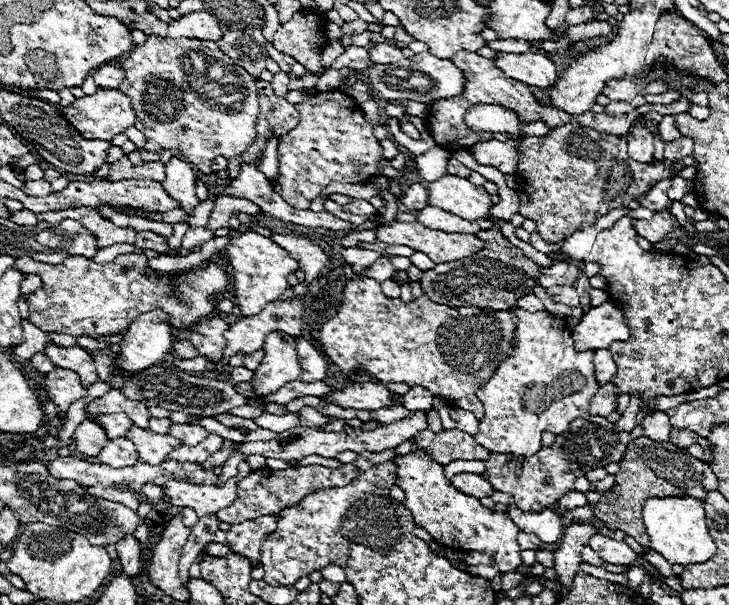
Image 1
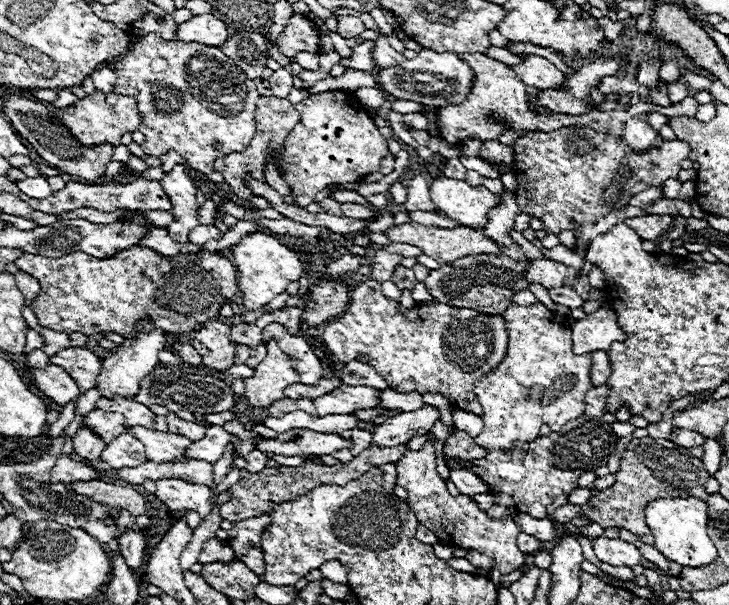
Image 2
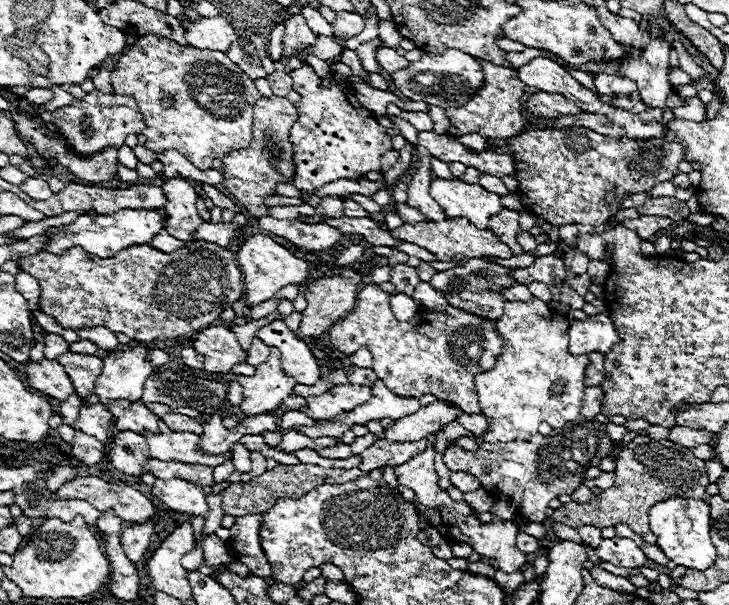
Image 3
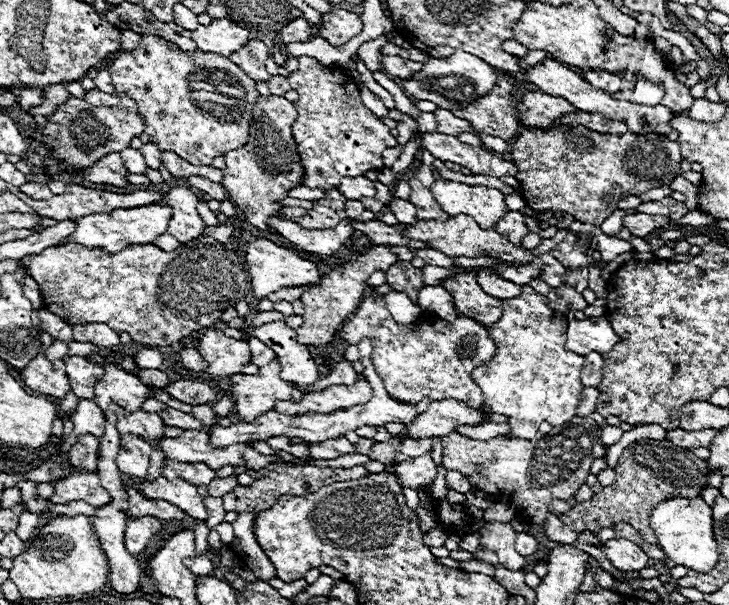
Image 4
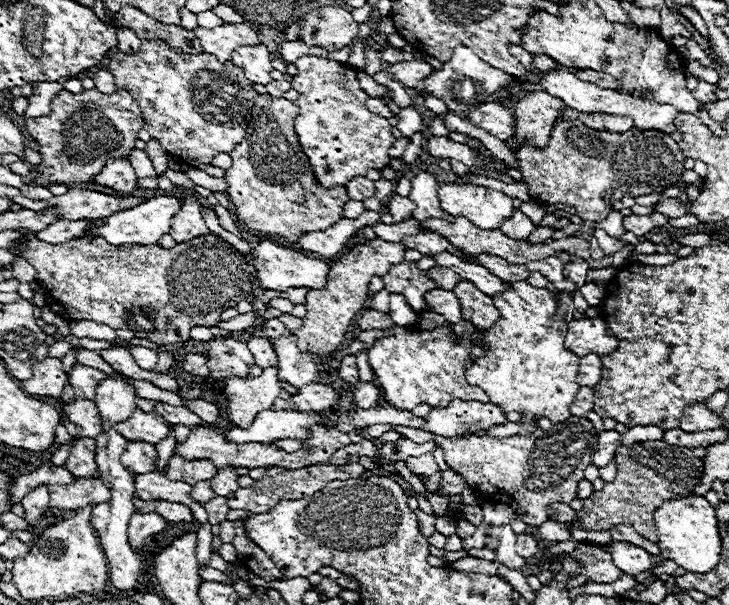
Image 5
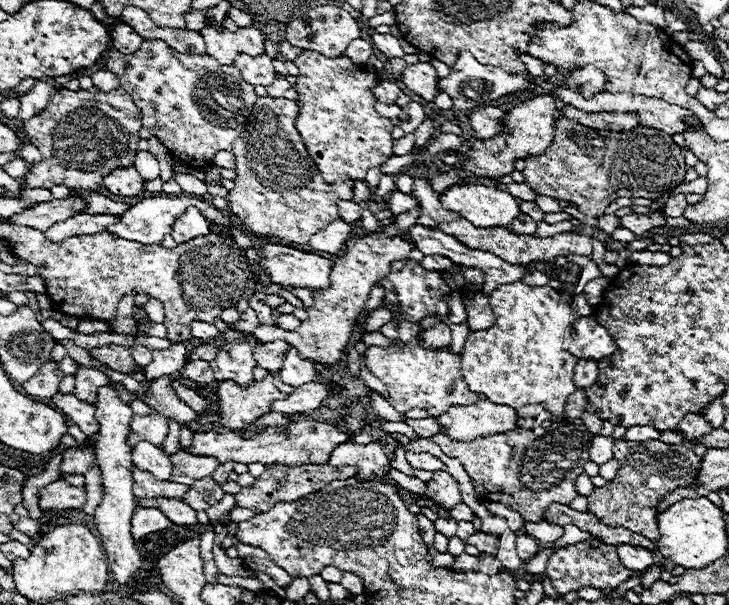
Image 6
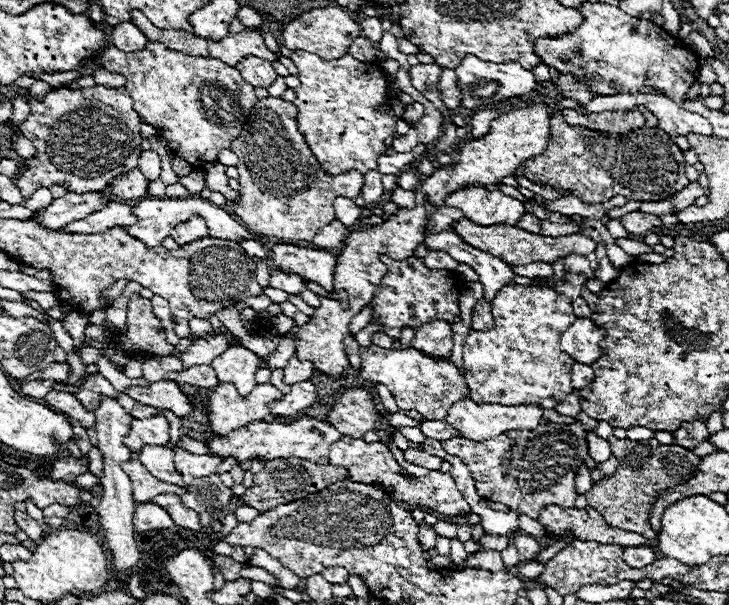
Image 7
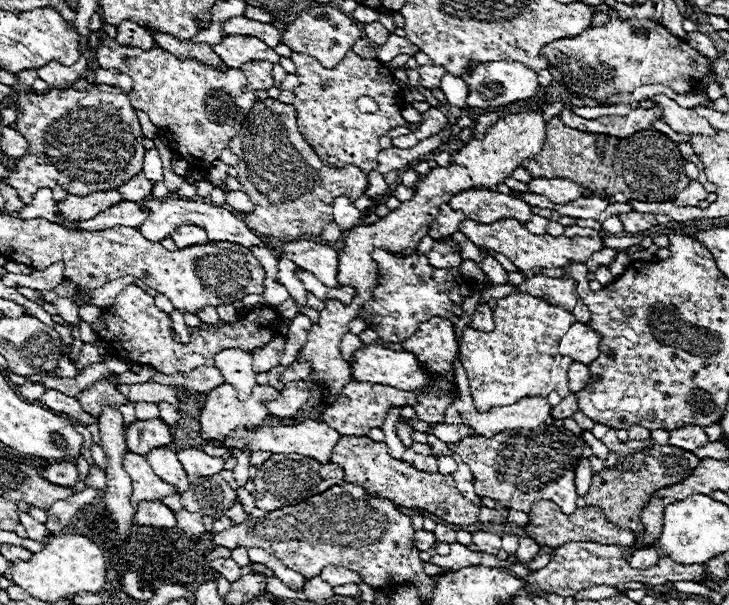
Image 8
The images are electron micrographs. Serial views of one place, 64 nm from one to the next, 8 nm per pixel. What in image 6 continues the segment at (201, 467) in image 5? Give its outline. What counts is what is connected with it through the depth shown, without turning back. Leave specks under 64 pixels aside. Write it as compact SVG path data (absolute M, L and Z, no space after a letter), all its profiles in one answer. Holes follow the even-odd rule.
M178 450L176 454L172 454L172 464L174 464L172 466L174 480L190 486L194 480L212 476L212 472L220 462L212 456L194 456L184 450Z

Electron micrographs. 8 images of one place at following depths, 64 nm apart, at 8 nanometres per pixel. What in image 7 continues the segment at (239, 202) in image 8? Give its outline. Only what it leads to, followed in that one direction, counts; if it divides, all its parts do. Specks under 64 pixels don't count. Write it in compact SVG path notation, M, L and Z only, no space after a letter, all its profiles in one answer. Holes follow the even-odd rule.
M220 162L210 164L210 168L204 172L204 178L206 178L206 184L212 192L220 192L230 202L236 200L236 192L228 186L228 176L224 174L224 166Z

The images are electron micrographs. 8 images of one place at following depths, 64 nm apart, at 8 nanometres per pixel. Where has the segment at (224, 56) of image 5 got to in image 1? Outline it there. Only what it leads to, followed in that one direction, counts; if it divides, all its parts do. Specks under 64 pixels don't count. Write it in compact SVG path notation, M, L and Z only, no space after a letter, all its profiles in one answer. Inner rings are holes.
M188 12L180 20L172 20L172 24L168 26L168 36L218 42L224 32L220 30L220 24L214 20L214 16L210 16L208 12Z

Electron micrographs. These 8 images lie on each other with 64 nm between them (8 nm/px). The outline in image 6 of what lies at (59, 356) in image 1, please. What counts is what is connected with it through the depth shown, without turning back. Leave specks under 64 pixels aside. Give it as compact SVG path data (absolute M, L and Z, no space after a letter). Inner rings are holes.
M80 366L74 376L76 376L74 396L78 400L86 400L92 406L98 400L98 388L110 384L110 378L104 372L96 370L96 368L84 368L84 366Z

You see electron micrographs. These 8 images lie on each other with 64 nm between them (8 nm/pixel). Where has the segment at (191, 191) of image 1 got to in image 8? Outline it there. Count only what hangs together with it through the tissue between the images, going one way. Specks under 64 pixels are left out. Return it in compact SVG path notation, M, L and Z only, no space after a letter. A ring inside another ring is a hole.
M180 226L176 228L170 238L176 242L178 248L188 248L188 246L196 246L196 244L206 244L208 236L204 232L204 228L200 226Z

